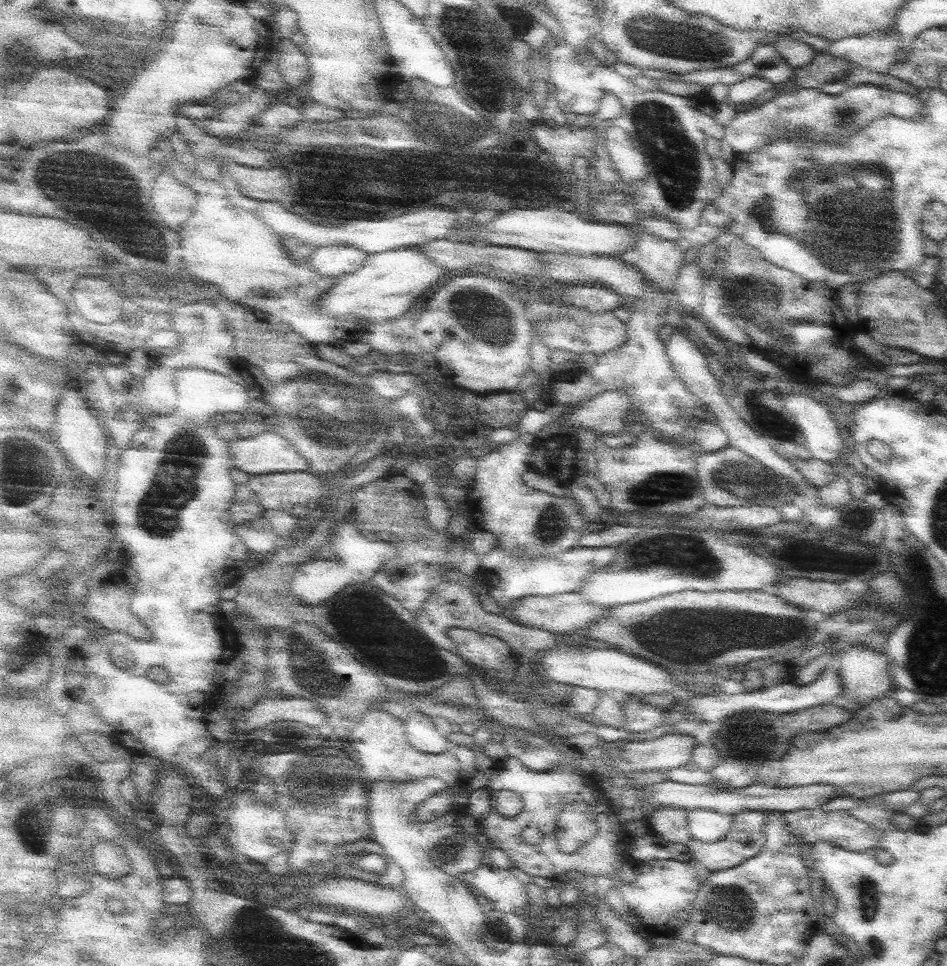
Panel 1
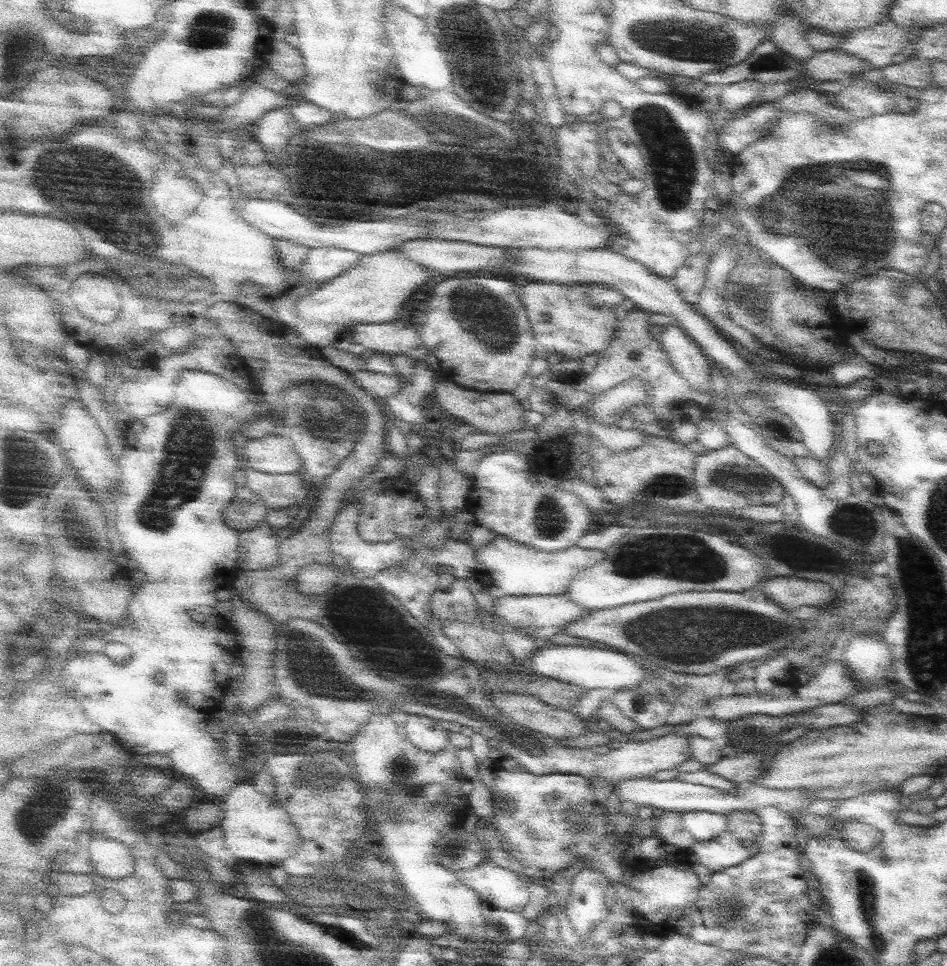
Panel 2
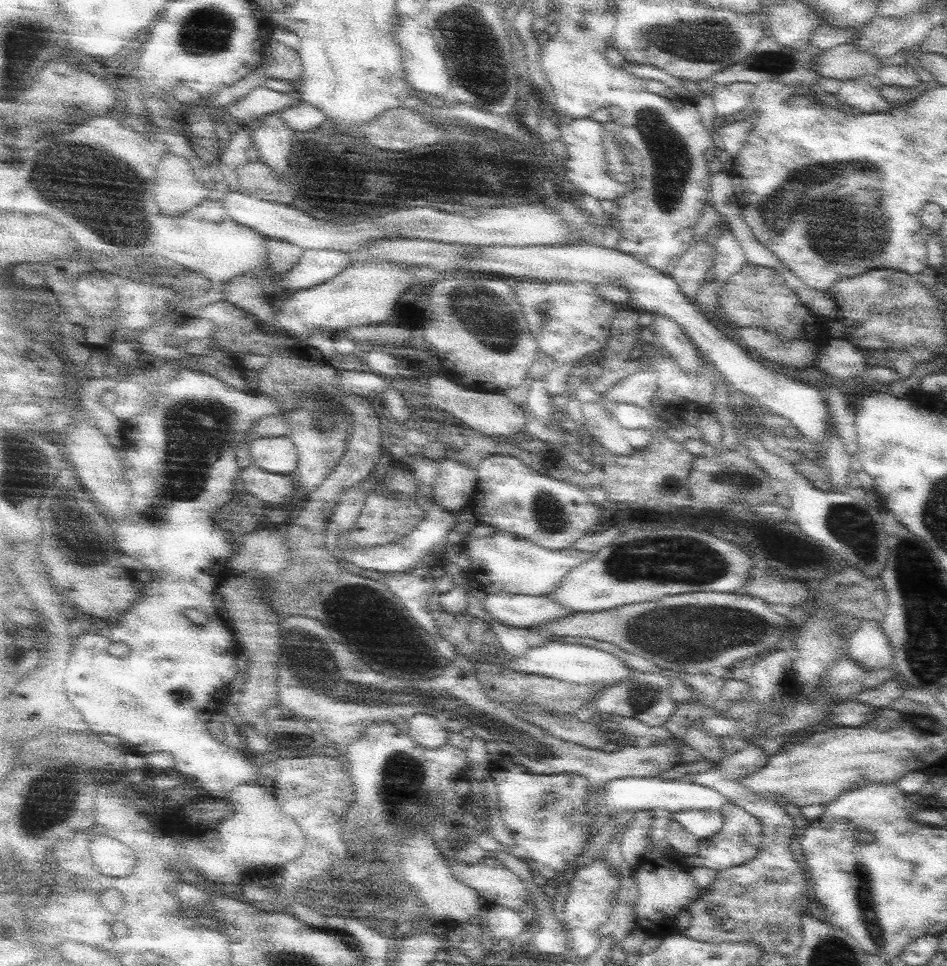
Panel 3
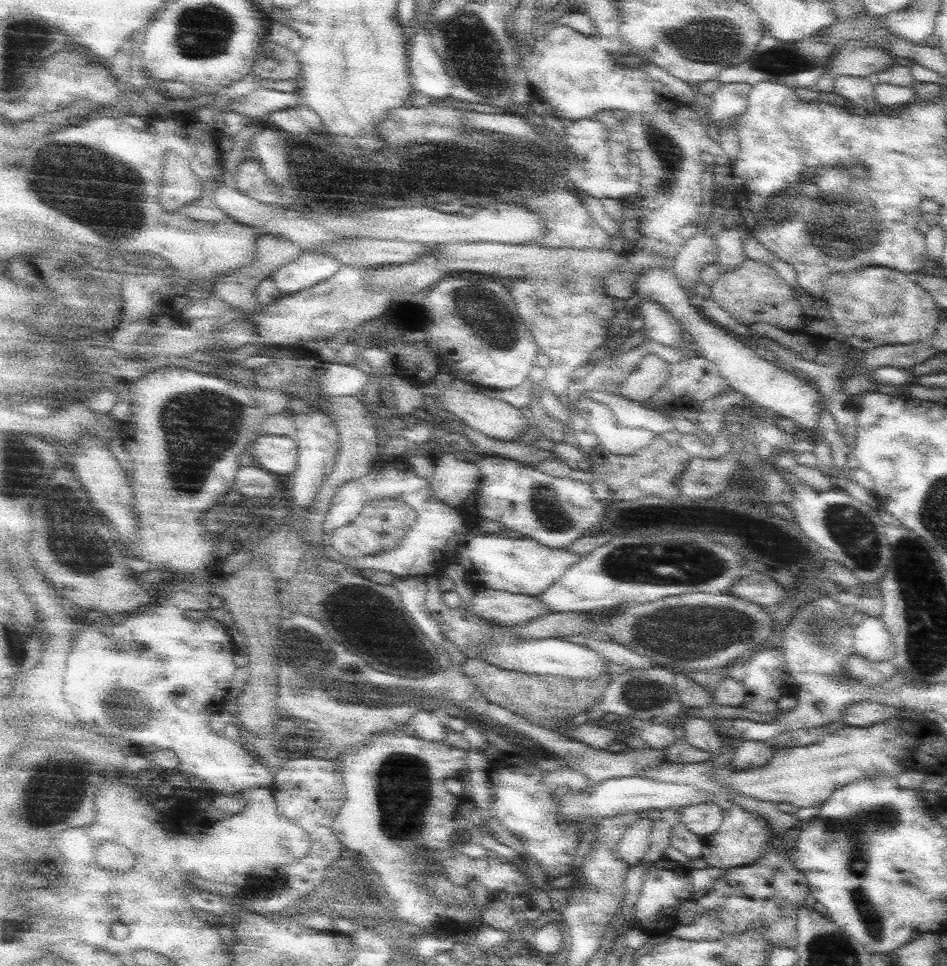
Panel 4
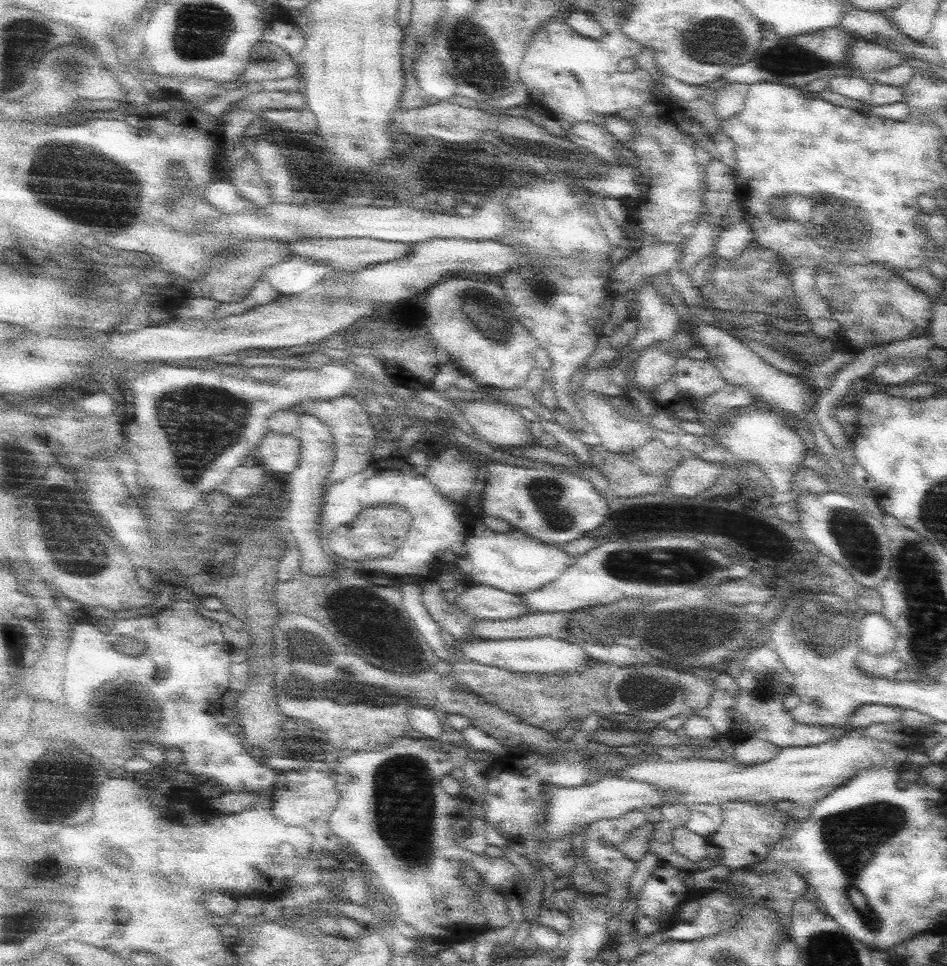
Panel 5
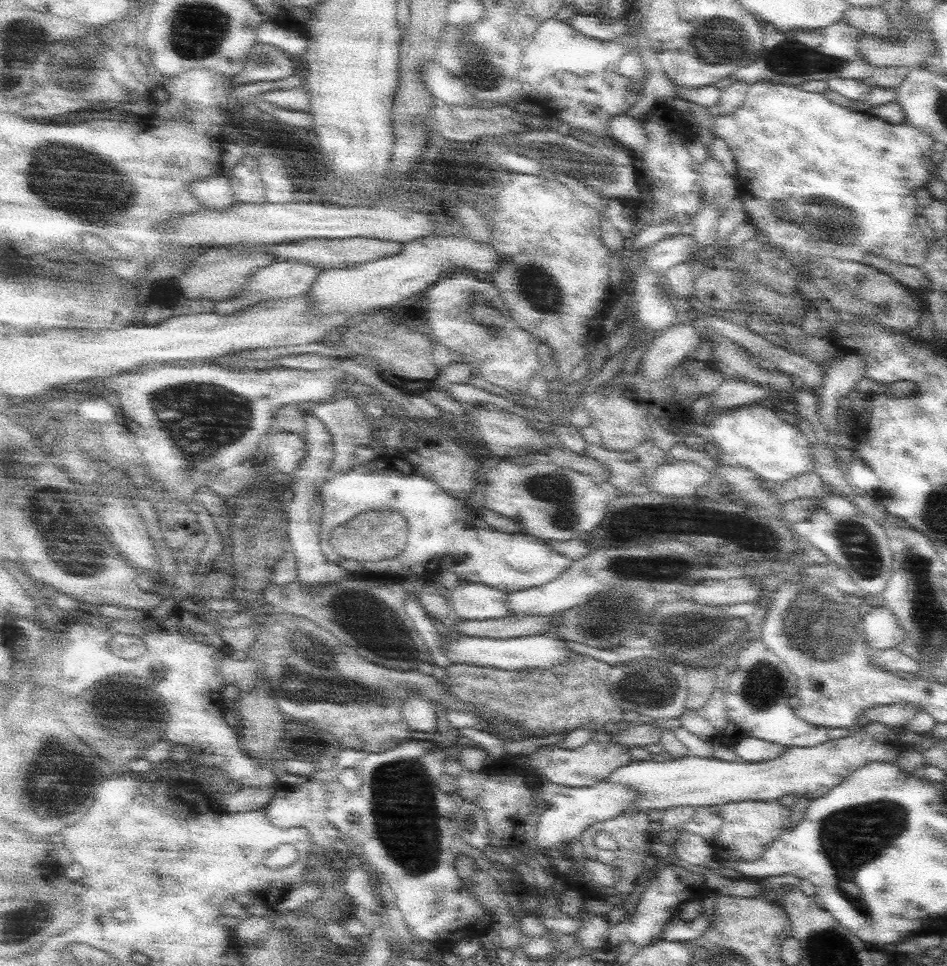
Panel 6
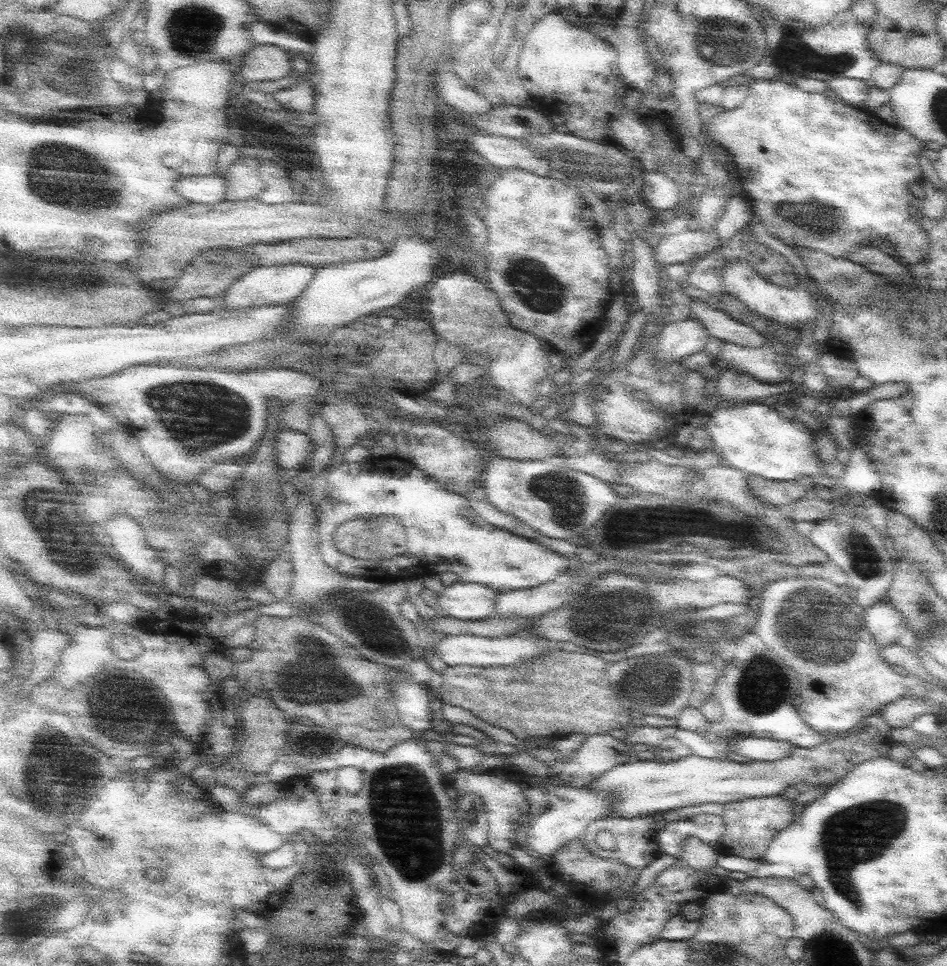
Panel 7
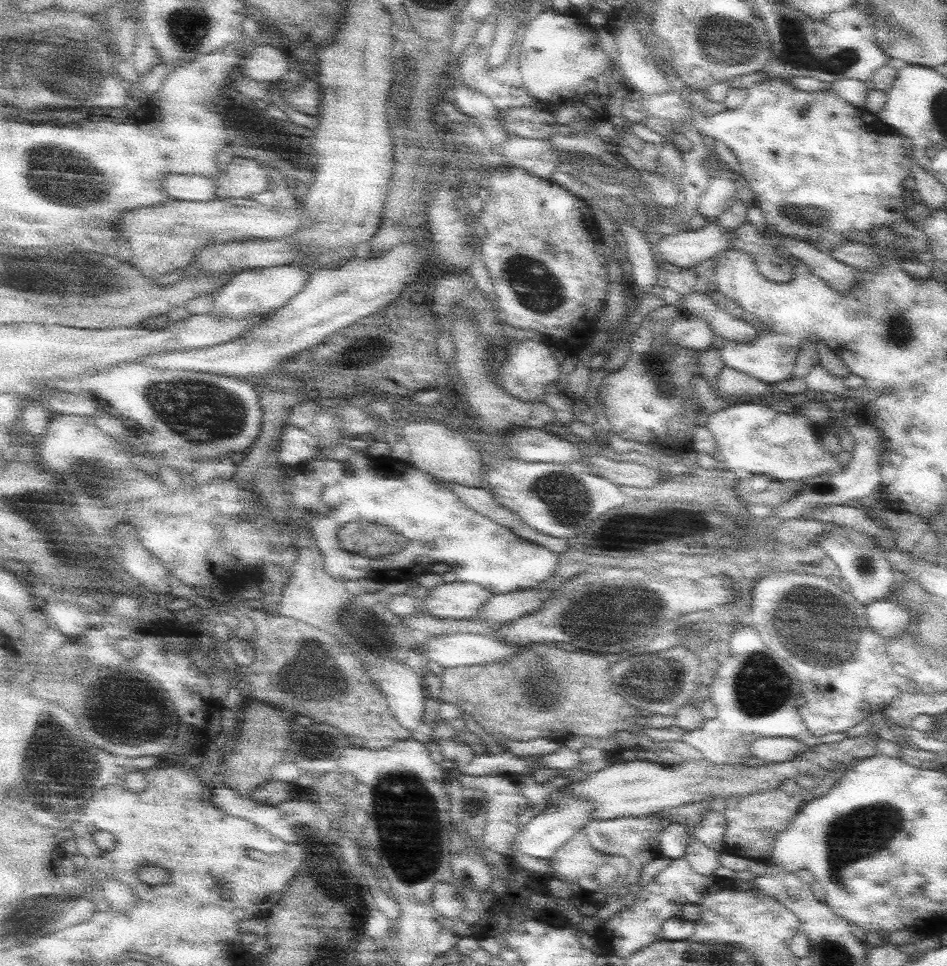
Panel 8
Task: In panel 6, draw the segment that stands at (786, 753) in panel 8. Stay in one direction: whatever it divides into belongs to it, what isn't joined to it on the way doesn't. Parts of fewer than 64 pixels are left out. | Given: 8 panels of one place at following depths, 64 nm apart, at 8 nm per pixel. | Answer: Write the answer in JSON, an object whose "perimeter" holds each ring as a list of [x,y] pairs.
{"perimeter":[[[746,737],[735,744],[733,748],[738,759],[744,762],[764,762],[780,758],[789,746],[784,746],[774,741],[767,741],[762,738]]]}

